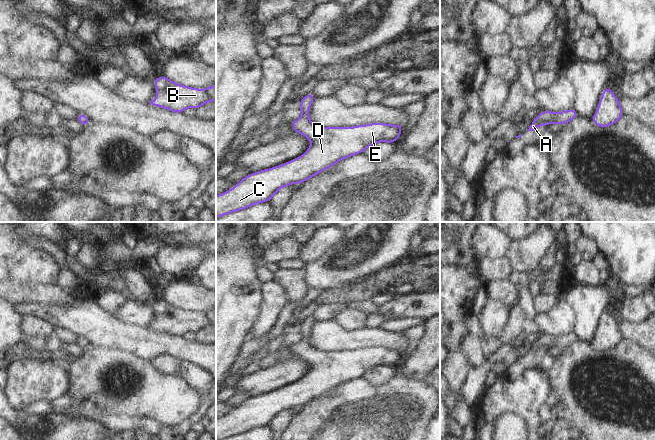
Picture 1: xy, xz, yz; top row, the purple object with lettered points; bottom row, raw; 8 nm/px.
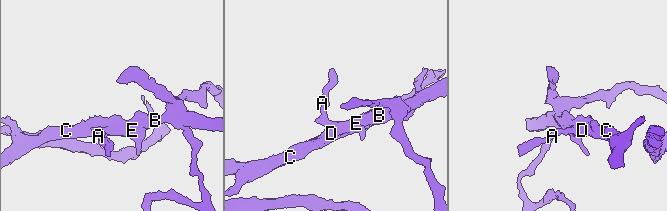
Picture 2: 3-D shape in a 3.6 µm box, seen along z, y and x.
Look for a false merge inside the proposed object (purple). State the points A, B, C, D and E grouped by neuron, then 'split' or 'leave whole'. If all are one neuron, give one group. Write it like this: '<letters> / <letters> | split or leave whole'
A B C D E | leave whole

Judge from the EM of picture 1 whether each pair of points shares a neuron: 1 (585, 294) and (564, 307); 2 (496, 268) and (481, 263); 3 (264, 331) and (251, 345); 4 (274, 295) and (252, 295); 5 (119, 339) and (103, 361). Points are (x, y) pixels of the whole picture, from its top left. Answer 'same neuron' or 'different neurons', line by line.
1: different neurons
2: same neuron
3: different neurons
4: different neurons
5: different neurons

